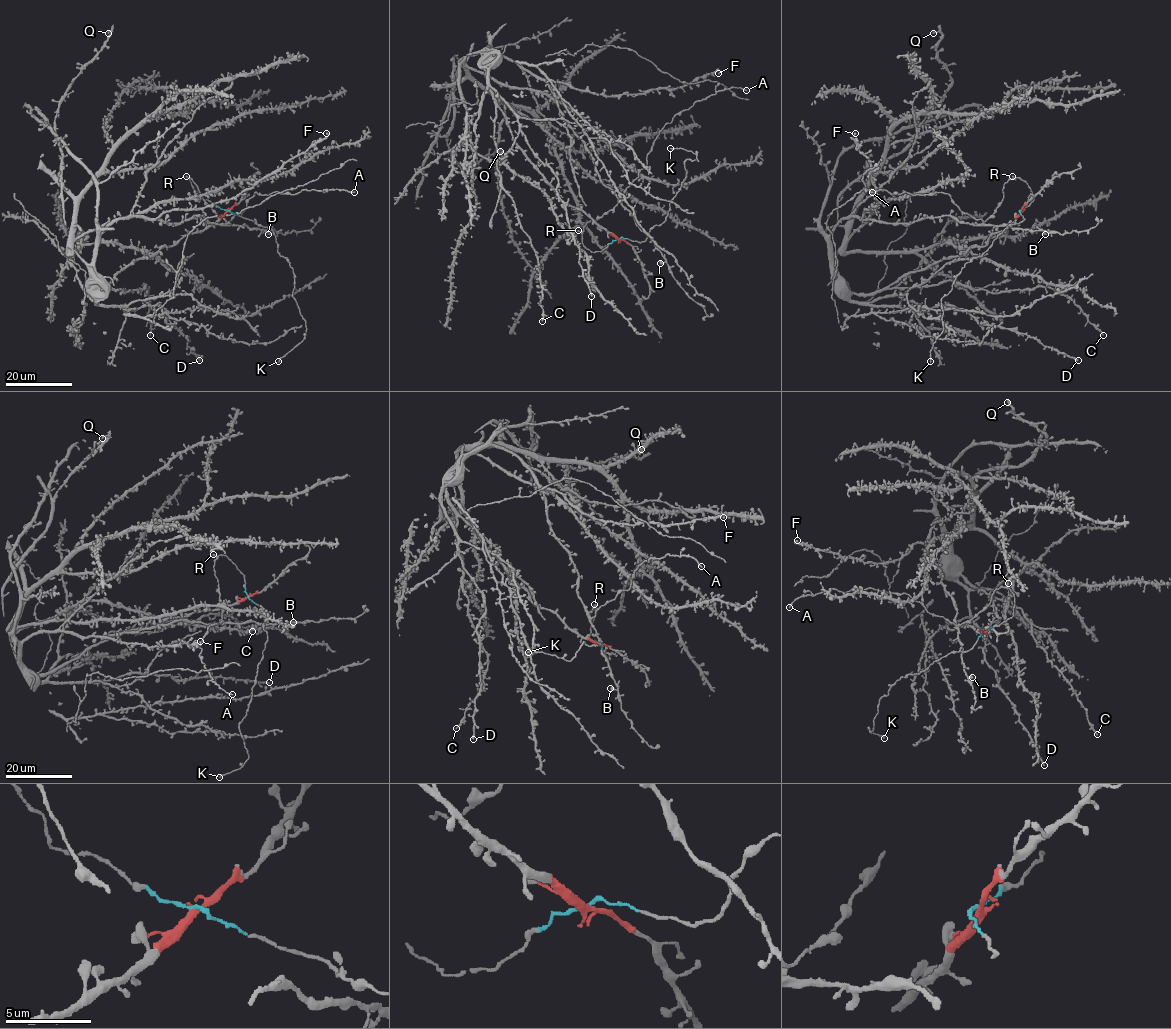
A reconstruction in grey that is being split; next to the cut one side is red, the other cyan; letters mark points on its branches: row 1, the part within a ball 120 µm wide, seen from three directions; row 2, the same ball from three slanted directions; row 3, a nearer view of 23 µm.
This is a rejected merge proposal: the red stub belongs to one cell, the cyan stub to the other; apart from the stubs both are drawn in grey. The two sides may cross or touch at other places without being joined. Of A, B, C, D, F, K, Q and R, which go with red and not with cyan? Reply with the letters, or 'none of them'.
B, C, D, F, Q

